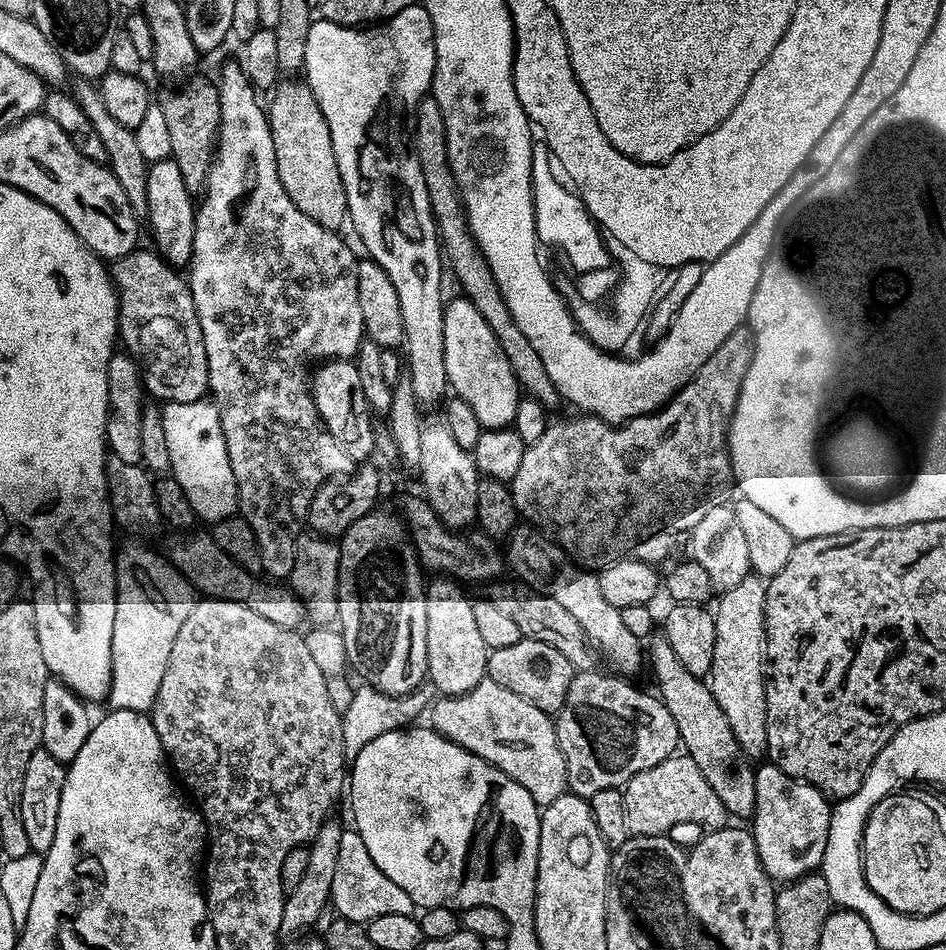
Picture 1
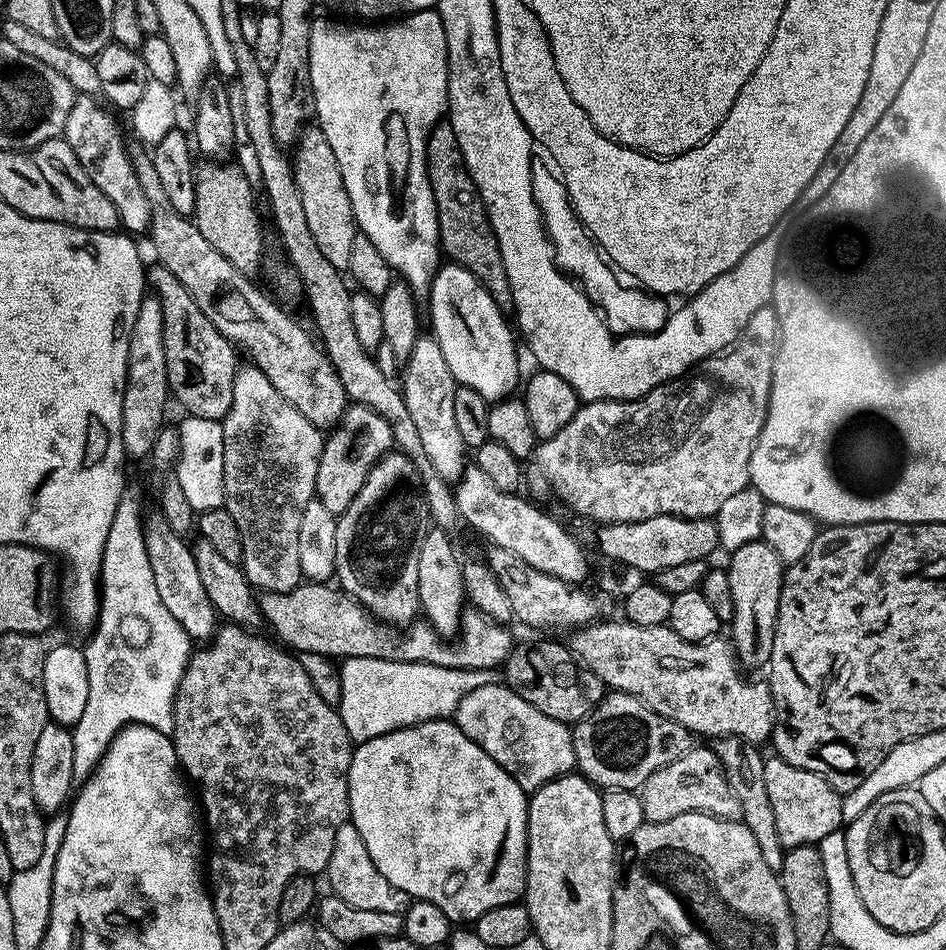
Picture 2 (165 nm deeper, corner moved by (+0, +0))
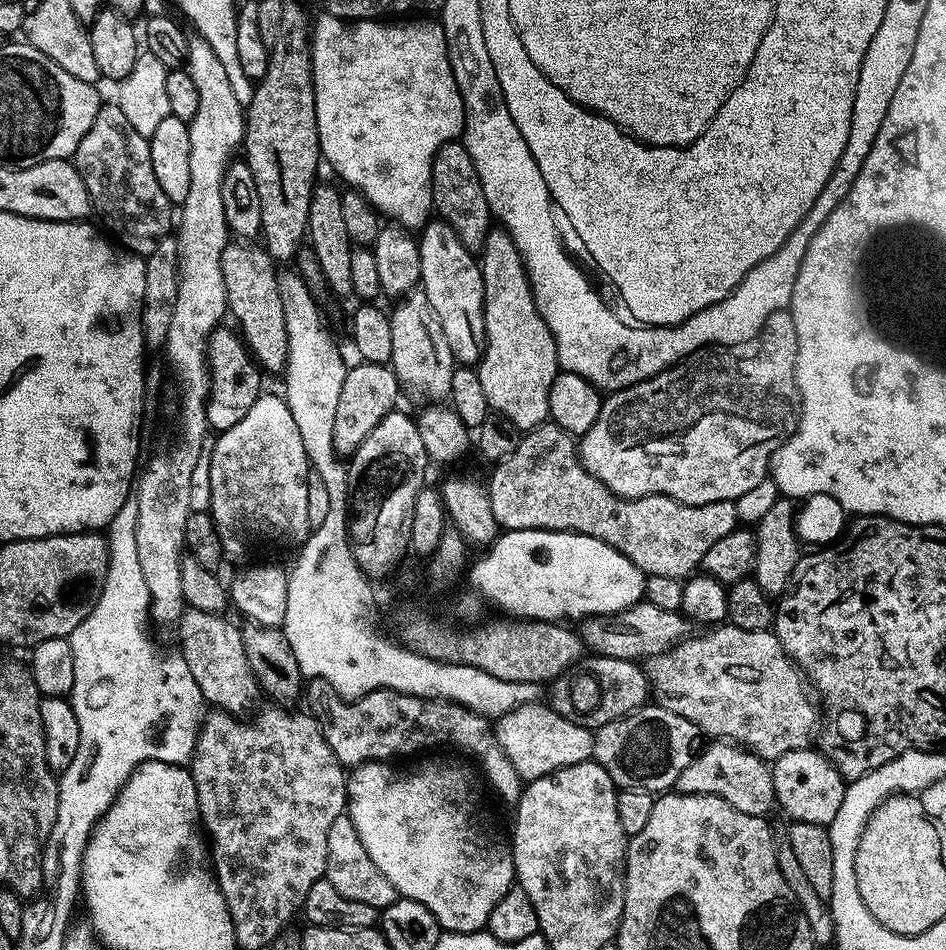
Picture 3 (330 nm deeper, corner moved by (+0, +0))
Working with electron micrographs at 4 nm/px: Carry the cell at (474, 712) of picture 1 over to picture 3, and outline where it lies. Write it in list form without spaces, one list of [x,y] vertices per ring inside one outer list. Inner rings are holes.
[[[544,702],[518,706],[510,710],[510,714],[495,721],[494,727],[502,750],[510,762],[514,762],[514,768],[524,782],[537,780],[557,772],[559,768],[592,759],[593,729],[583,728],[562,718],[562,714]]]

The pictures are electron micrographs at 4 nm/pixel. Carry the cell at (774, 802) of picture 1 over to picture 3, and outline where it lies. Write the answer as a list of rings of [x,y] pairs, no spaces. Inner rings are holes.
[[[811,747],[790,750],[775,760],[771,770],[776,804],[789,816],[789,821],[814,822],[825,826],[834,822],[834,814],[838,814],[838,806],[842,803],[846,781],[823,752]]]

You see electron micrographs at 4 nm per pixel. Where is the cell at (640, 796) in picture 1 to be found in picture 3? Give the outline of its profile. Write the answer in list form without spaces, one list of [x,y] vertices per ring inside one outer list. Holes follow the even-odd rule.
[[[712,742],[708,749],[705,747],[682,770],[676,779],[674,788],[677,792],[686,794],[710,794],[730,802],[734,810],[742,810],[742,814],[754,814],[767,817],[768,811],[776,804],[776,791],[771,767],[761,760],[755,752],[731,742]]]

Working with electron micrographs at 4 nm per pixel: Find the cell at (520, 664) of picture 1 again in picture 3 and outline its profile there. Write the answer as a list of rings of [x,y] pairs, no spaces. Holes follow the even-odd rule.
[[[585,655],[571,664],[557,680],[551,681],[550,707],[562,718],[583,728],[597,729],[645,707],[650,700],[647,671],[635,660]]]

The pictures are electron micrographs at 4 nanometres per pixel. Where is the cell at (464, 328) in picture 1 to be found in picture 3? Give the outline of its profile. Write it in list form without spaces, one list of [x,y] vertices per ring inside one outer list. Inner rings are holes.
[[[434,220],[418,240],[422,258],[420,284],[430,306],[434,306],[434,314],[438,314],[438,322],[442,322],[450,350],[461,365],[472,366],[479,361],[482,351],[478,330],[484,326],[484,279],[477,259],[464,247],[458,234],[444,220]]]

